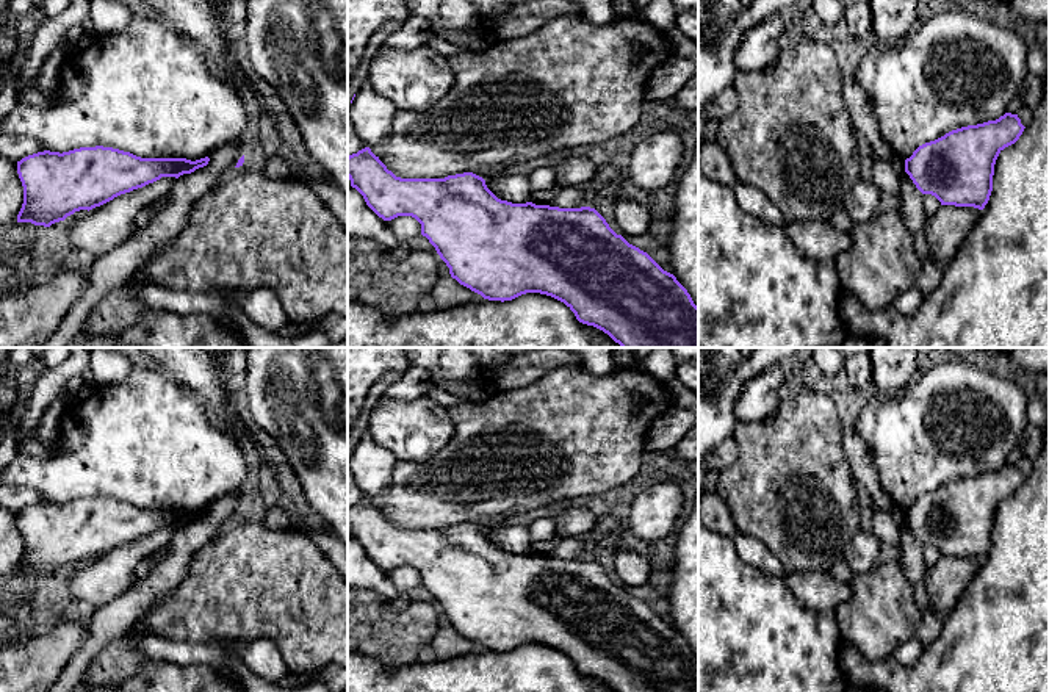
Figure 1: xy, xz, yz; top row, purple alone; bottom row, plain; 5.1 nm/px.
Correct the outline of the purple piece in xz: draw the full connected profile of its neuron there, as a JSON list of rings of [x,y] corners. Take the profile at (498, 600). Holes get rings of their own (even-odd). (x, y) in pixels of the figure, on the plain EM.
[[[369,498],[348,507],[348,529],[384,571],[415,568],[421,575],[421,586],[435,598],[451,628],[484,650],[504,653],[526,643],[540,643],[564,653],[579,673],[603,681],[614,692],[698,692],[698,658],[687,640],[647,603],[617,586],[595,559],[501,551],[473,523],[445,529],[401,529]]]

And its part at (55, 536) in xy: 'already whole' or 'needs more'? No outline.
already whole

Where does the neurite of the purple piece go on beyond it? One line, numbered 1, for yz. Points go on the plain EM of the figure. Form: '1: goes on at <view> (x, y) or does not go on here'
1: does not go on here

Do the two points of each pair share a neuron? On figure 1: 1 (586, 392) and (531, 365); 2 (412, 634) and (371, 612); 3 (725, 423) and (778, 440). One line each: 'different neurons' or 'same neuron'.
1: different neurons
2: same neuron
3: different neurons

